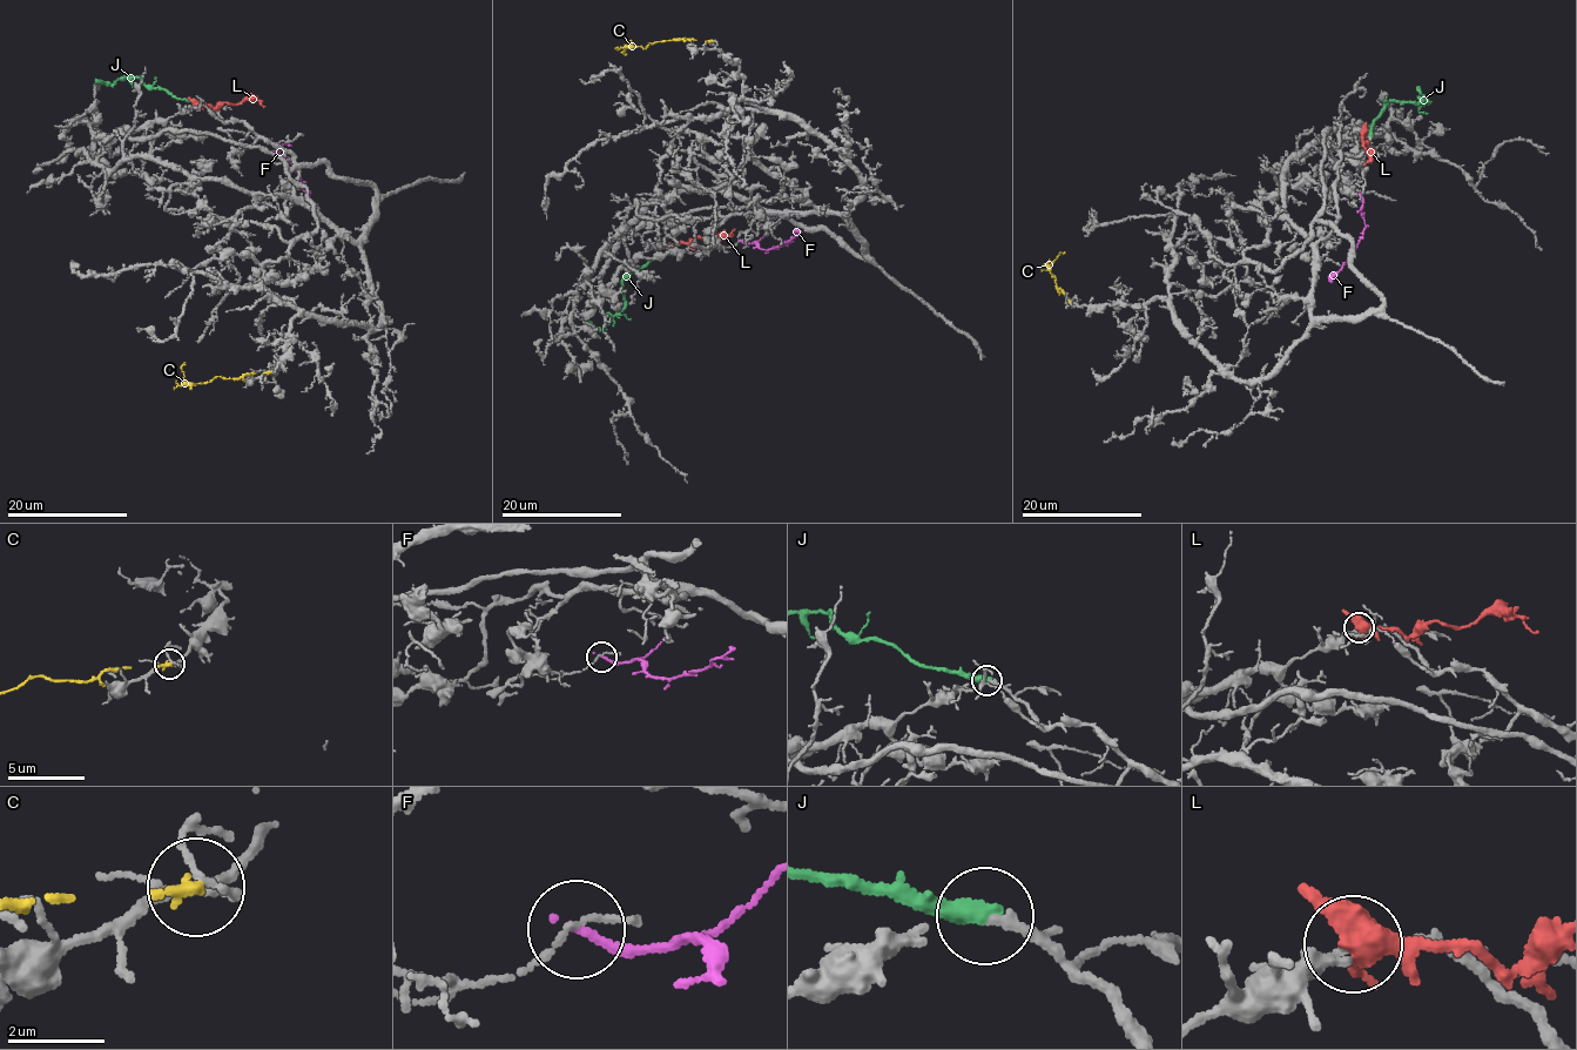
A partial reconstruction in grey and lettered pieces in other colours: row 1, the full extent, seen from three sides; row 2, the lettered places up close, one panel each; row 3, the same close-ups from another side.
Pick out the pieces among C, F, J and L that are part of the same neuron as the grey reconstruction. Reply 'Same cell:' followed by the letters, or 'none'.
Same cell: J

